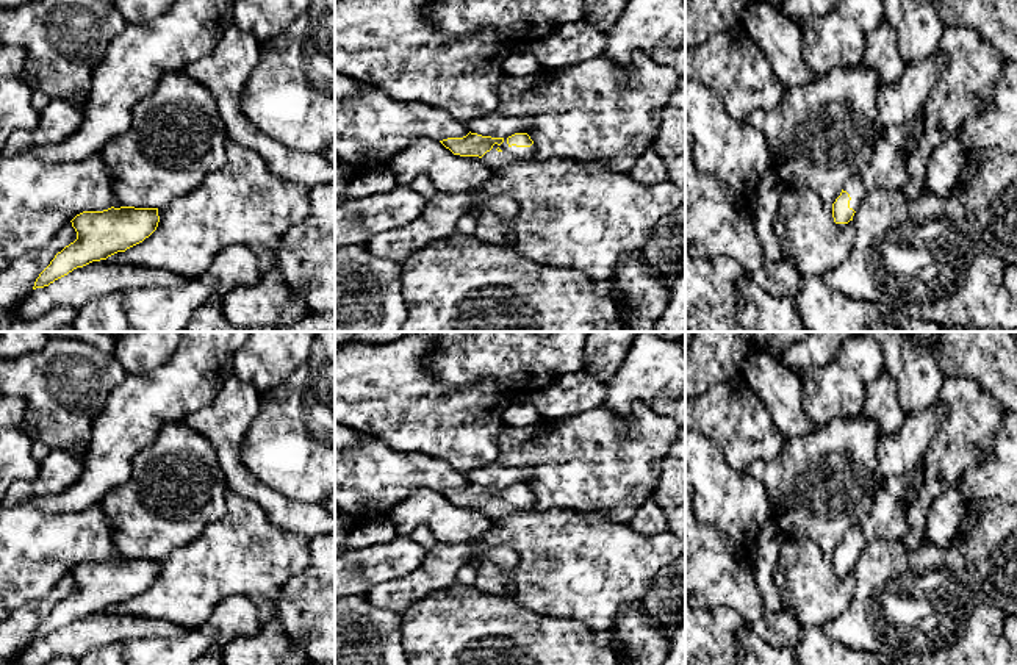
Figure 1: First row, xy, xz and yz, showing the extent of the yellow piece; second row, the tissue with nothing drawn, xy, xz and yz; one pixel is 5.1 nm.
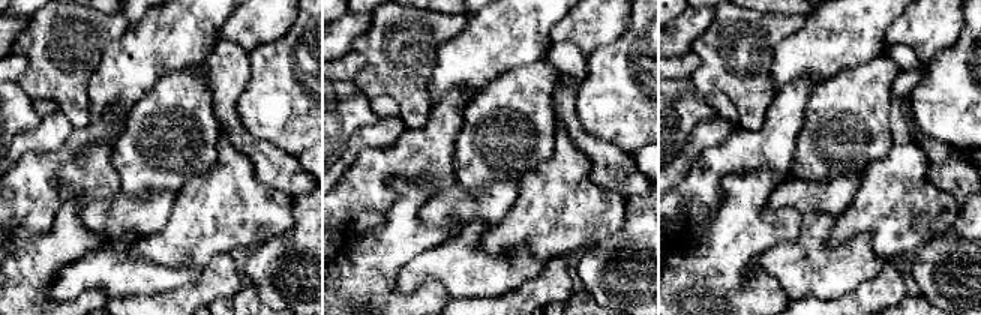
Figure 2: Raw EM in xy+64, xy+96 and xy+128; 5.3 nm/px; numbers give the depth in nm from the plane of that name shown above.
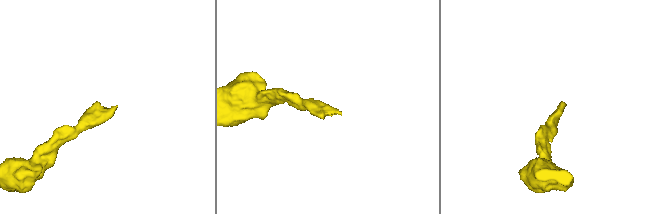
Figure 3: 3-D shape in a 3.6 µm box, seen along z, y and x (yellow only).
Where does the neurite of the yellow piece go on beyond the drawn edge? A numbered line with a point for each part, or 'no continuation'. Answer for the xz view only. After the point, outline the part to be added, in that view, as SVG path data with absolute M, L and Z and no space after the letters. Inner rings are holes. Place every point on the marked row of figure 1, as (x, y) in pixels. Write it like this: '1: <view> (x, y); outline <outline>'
1: xz (493, 160); outline M504 138L504 142L501 146L494 144L493 149L487 152L480 160L490 171L498 172L513 161L534 160L535 152L535 144L532 144L530 147L510 147L507 144L507 138Z

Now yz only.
1: yz (886, 169); outline M923 116L909 125L892 125L875 144L873 155L845 183L854 211L875 189L901 191L909 180L907 161L925 130Z

